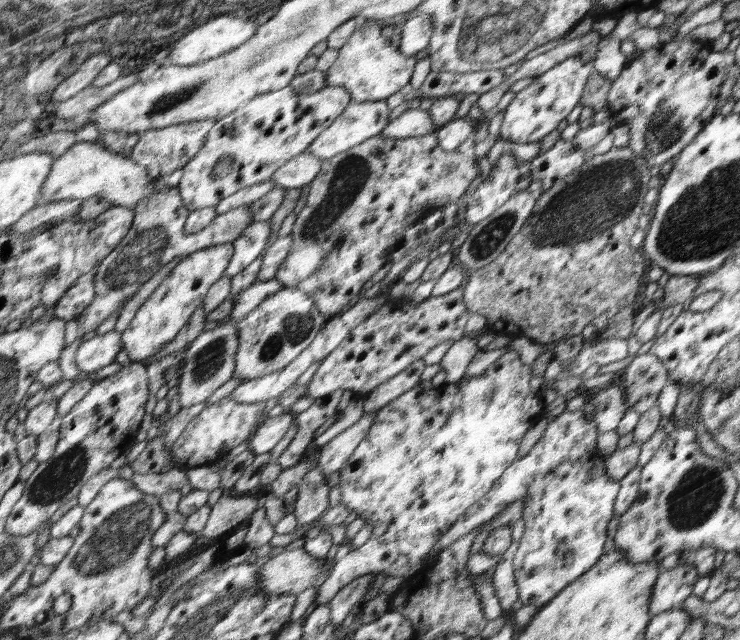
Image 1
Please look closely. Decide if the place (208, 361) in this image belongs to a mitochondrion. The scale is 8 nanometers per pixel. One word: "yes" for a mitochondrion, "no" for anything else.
yes

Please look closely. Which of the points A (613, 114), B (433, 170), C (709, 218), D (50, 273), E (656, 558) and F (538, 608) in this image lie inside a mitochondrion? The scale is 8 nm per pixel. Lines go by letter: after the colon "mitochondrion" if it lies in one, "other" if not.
A: other
B: other
C: mitochondrion
D: mitochondrion
E: other
F: other

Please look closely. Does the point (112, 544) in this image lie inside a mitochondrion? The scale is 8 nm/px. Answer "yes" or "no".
yes

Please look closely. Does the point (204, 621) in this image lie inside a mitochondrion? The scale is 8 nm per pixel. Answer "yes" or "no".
yes

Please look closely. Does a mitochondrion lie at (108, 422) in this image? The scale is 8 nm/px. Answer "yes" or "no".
no

